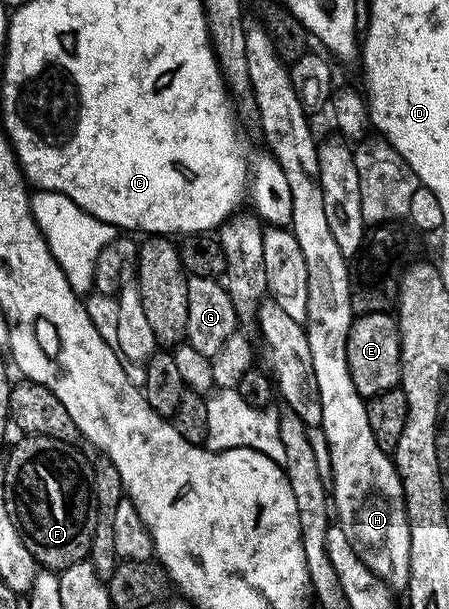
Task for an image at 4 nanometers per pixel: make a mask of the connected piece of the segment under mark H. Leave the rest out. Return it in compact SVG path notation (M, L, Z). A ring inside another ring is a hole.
M246 17L245 34L246 34L246 56L247 56L247 71L250 77L250 86L253 89L253 96L255 104L257 105L256 121L261 124L261 134L265 137L265 142L269 145L268 153L279 164L279 168L283 168L283 176L287 176L287 184L291 187L291 216L288 221L291 223L291 231L295 239L299 242L300 251L304 255L304 263L307 264L307 289L308 289L308 303L307 303L307 319L303 325L305 328L305 335L307 336L307 344L311 344L311 368L315 368L315 384L317 385L317 395L319 396L319 404L321 405L321 420L319 429L325 433L325 442L329 445L329 466L327 462L327 470L331 475L331 506L335 511L336 521L339 523L342 532L347 536L347 540L355 548L355 552L362 560L371 568L376 578L381 579L386 586L392 588L394 591L404 591L407 586L407 575L409 572L409 557L411 556L411 532L409 531L409 517L405 511L405 493L403 492L403 484L401 477L397 471L397 463L383 448L379 448L375 444L375 436L371 436L371 424L367 424L367 408L365 407L366 399L362 398L359 392L356 391L355 384L352 383L351 372L348 370L347 360L347 340L348 333L351 332L352 324L355 319L353 309L351 308L351 296L349 295L349 284L351 281L351 266L347 263L347 255L339 252L339 244L335 244L335 236L331 236L331 227L327 224L327 215L323 208L323 184L321 183L321 165L319 164L319 156L317 155L317 147L319 145L318 139L313 139L313 130L309 127L311 122L310 115L306 114L303 106L300 104L300 98L296 94L295 88L292 86L292 76L290 74L290 67L283 64L282 55L278 54L271 36L265 31L265 25L256 17Z

